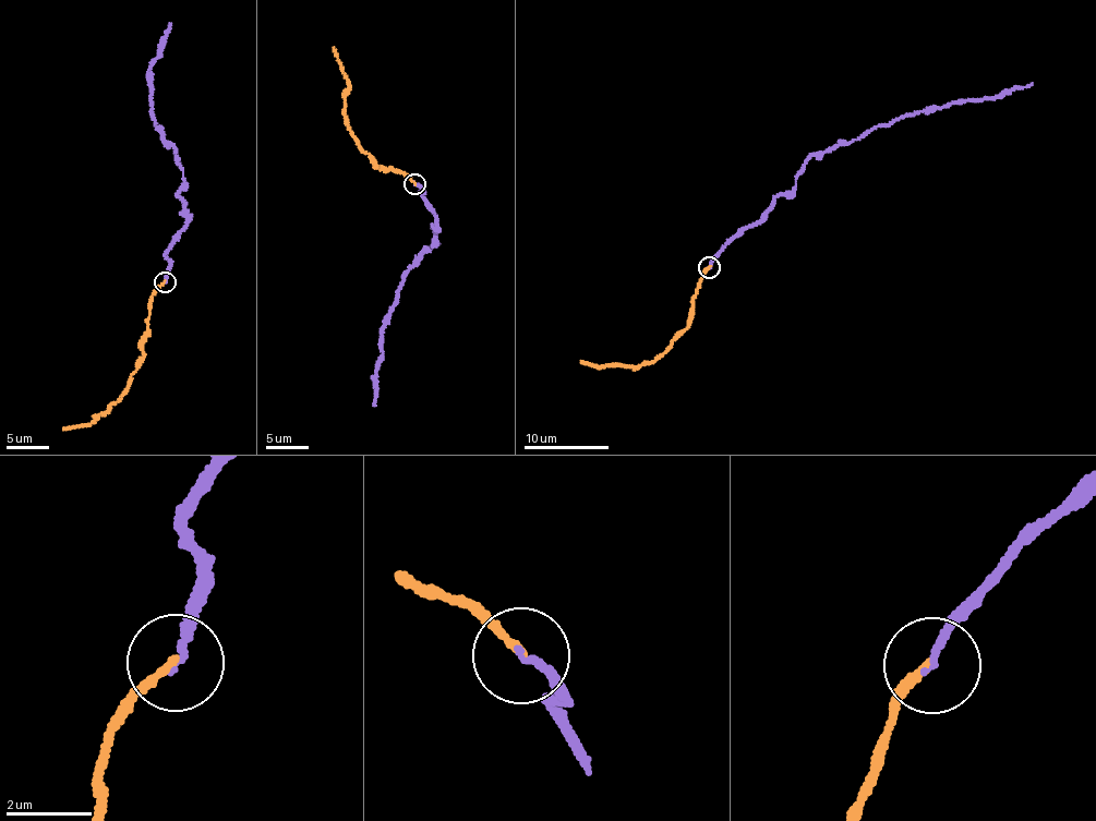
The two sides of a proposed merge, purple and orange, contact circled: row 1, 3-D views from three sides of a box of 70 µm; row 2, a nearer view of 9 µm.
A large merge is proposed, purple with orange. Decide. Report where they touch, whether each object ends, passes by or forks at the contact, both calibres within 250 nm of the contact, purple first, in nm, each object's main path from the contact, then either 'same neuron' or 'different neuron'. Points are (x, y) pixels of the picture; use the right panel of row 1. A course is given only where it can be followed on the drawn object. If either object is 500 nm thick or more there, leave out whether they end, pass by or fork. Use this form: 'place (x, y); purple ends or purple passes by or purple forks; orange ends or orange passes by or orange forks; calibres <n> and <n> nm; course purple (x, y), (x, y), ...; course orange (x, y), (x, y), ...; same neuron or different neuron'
place (709, 267); purple ends; orange ends; calibres 170 and 190 nm; course purple (709, 267), (777, 196), (793, 190), (811, 156), (871, 129), (956, 101), (1002, 96), (1032, 83); course orange (709, 267), (701, 277), (689, 325), (653, 361), (637, 366), (580, 362); same neuron

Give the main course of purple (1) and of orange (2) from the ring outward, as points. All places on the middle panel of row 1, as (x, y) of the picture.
1: (414, 183), (437, 225), (433, 230), (440, 243), (405, 278), (383, 330), (374, 405)
2: (414, 183), (402, 172), (375, 168), (353, 135), (345, 116), (348, 79), (333, 47)

